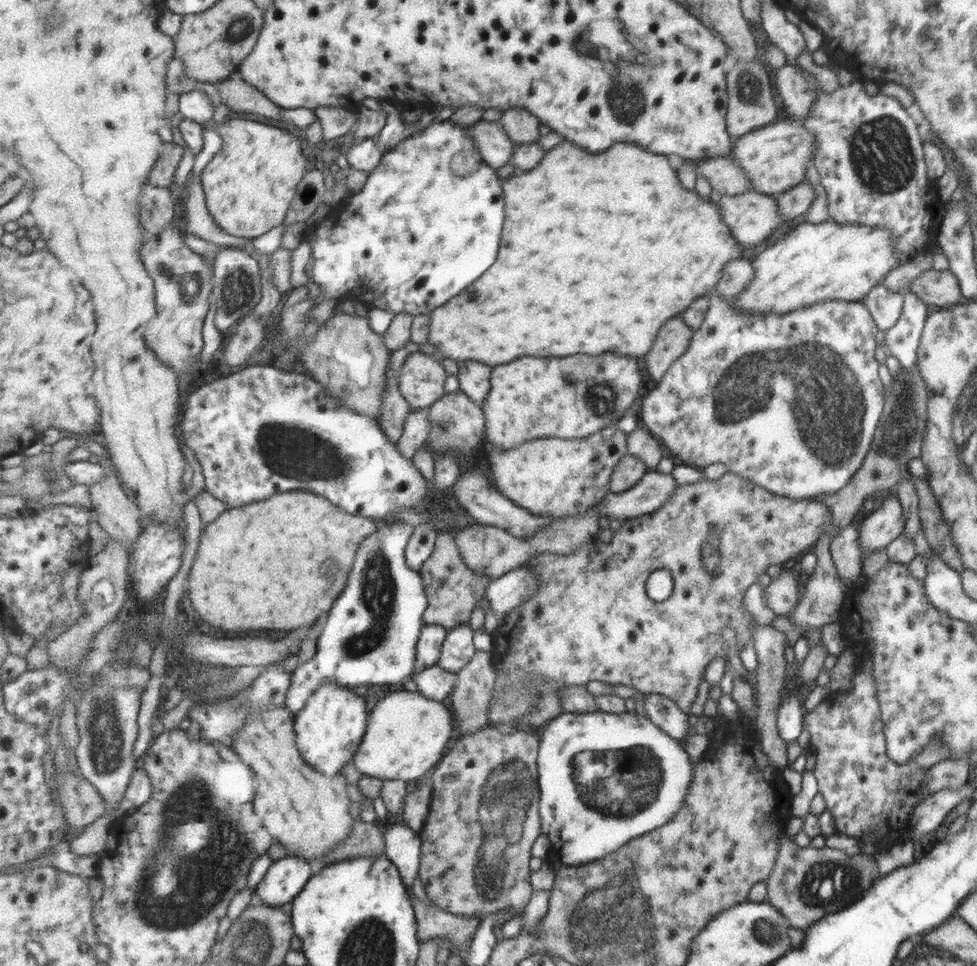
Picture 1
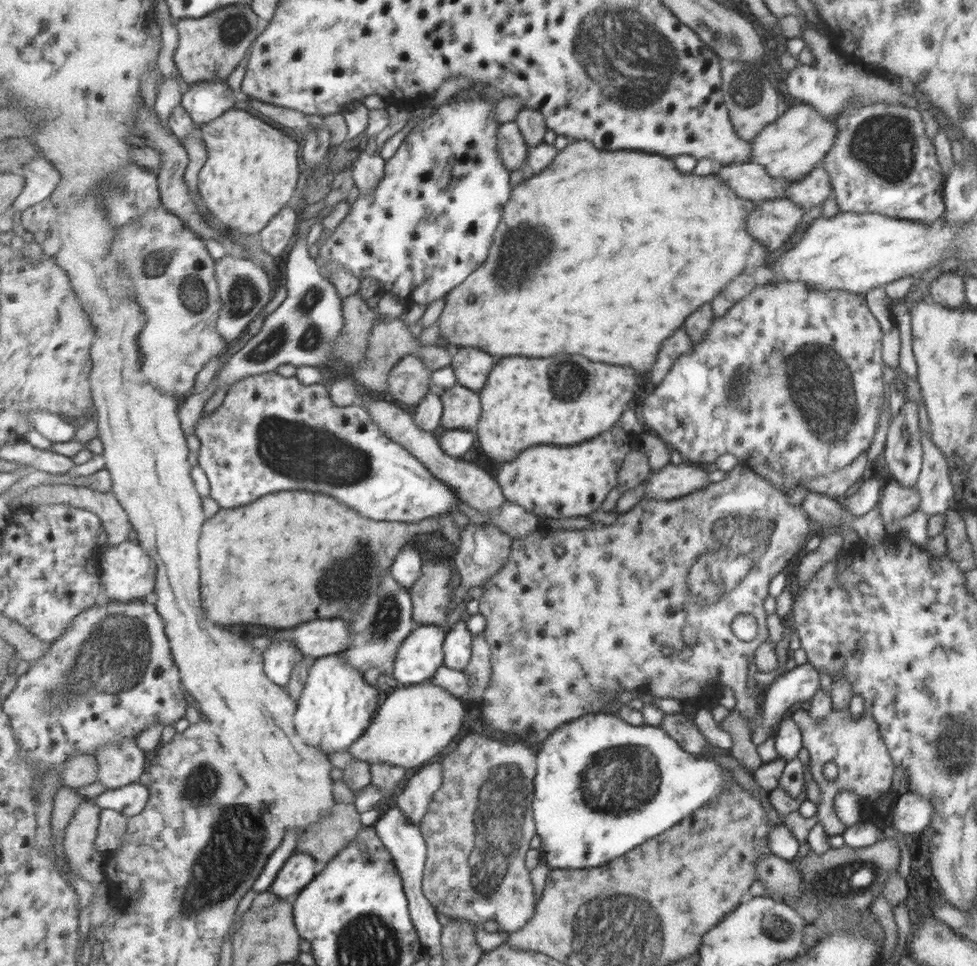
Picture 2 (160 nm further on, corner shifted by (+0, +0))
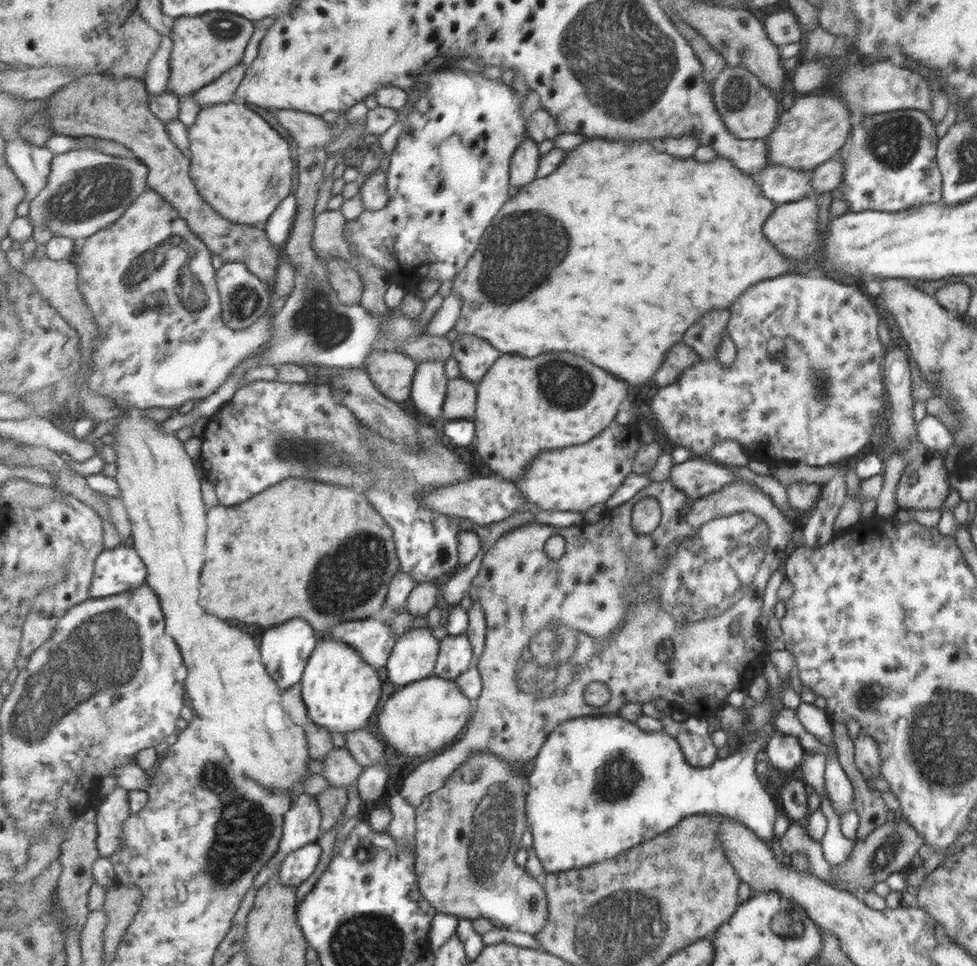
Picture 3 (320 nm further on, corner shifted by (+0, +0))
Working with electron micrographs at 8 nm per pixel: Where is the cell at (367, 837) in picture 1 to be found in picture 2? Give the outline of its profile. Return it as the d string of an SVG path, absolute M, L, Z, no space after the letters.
M339 803L332 810L330 818L323 819L300 835L295 853L307 852L314 855L320 867L332 861L365 826L361 824L361 813L356 803Z

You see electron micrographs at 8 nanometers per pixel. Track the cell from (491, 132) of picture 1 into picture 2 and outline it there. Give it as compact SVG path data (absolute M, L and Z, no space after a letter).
M517 120L504 123L498 134L499 154L510 171L523 168L531 147L520 131Z

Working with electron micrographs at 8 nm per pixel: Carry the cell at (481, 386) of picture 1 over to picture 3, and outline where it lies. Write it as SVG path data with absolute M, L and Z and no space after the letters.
M459 335L452 354L460 364L462 376L479 383L494 362L503 354L488 340L475 335Z

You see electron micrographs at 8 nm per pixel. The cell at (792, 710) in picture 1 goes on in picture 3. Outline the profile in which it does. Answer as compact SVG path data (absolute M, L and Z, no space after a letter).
M771 730L763 748L767 755L766 761L776 770L779 776L789 775L804 757L801 743L795 736L787 736L776 730Z

